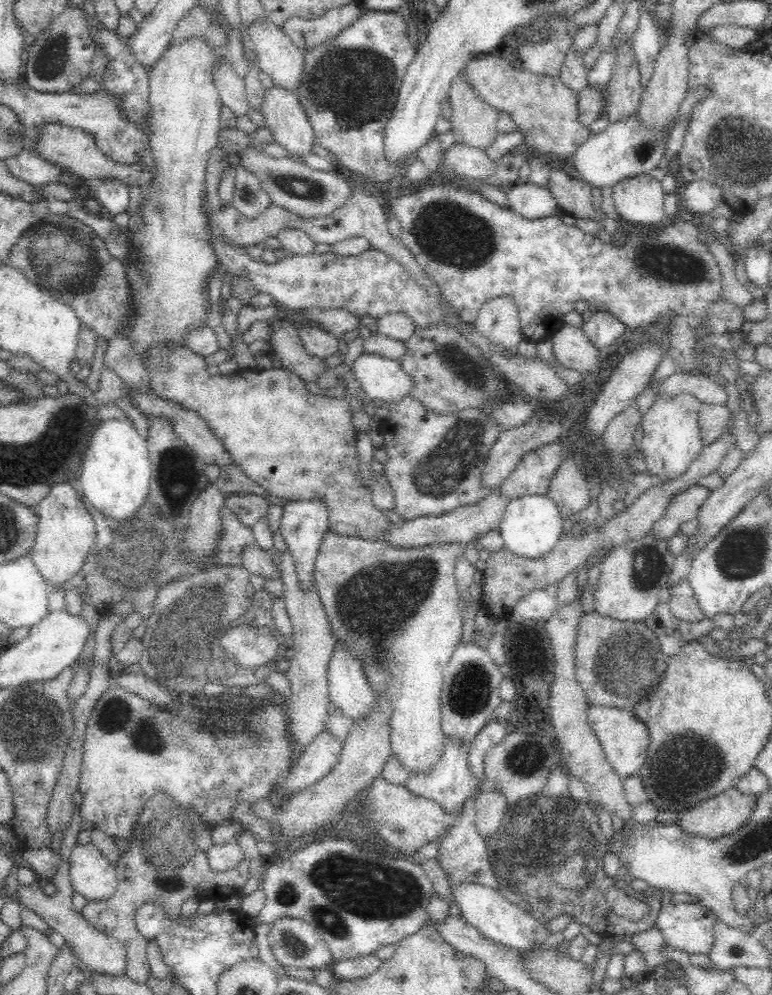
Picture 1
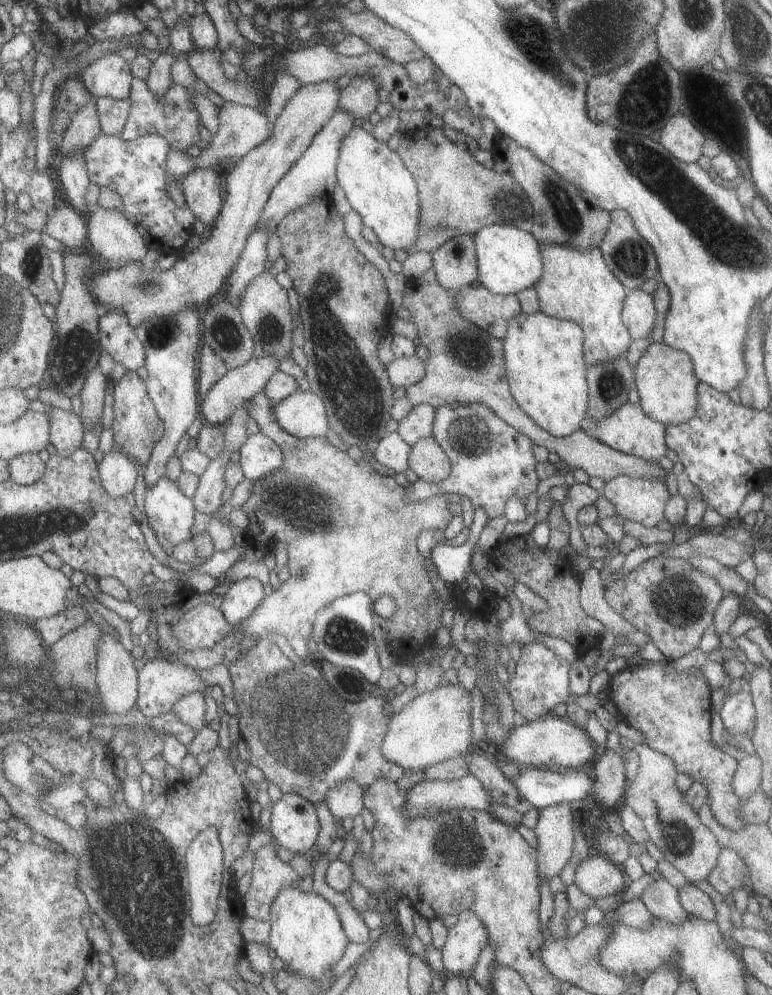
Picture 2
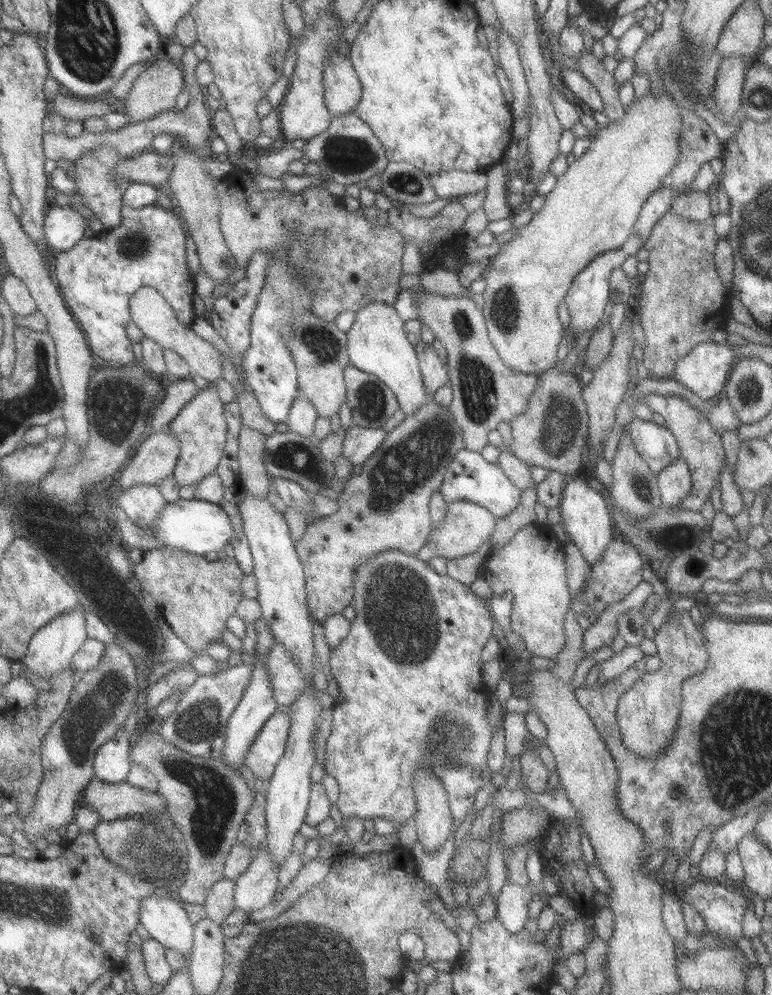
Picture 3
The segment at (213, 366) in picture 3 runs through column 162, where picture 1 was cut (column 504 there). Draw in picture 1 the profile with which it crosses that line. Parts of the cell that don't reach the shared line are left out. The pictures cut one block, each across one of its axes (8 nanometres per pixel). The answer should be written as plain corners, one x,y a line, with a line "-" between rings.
510,295
489,298
480,307
474,323
482,335
510,350
517,350
524,338
518,320
518,308

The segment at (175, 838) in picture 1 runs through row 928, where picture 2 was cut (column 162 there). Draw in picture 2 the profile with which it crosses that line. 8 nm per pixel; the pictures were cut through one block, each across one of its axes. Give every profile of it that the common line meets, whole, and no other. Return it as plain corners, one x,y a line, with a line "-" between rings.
134,78
132,90
130,93
131,108
130,116
126,128
121,132
120,137
124,140
136,140
141,136
149,134
159,134
165,136
170,141
173,151
187,153
191,146
203,145
201,142
201,134
199,129
199,112
194,102
191,102
187,90
179,84
173,84
171,88
165,92
165,96
157,96
153,94
153,90
149,88
146,80

